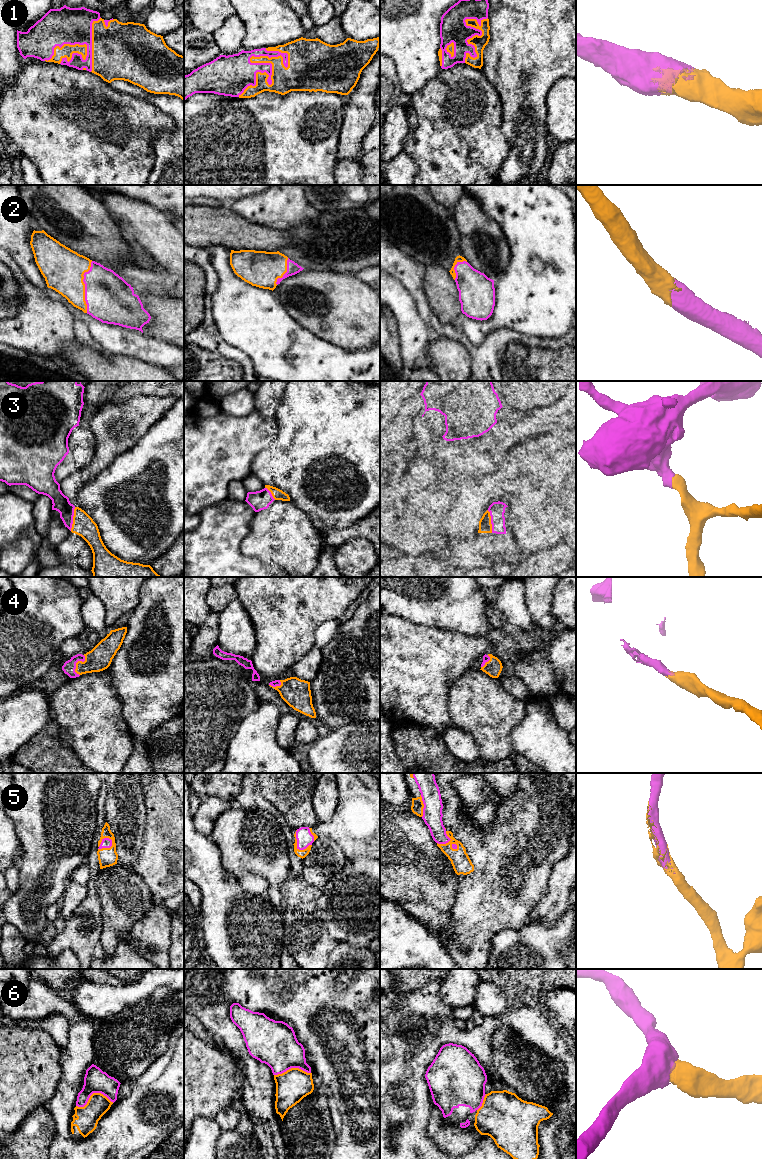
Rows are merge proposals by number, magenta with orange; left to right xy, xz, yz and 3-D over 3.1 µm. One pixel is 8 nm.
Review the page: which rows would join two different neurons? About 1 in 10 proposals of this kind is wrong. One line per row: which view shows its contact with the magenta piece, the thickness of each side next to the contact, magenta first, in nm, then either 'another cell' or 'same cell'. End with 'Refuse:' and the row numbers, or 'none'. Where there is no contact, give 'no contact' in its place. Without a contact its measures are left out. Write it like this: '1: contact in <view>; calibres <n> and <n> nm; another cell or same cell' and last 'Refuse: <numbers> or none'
1: contact in xz; calibres 260 and 200 nm; same cell
2: contact in xy; calibres 380 and 340 nm; same cell
3: contact in xy; calibres 140 and 180 nm; same cell
4: contact in xy; calibres 100 and 190 nm; same cell
5: contact in xy; calibres 80 and 150 nm; same cell
6: contact in xy; calibres 190 and 180 nm; same cell
Refuse: none

